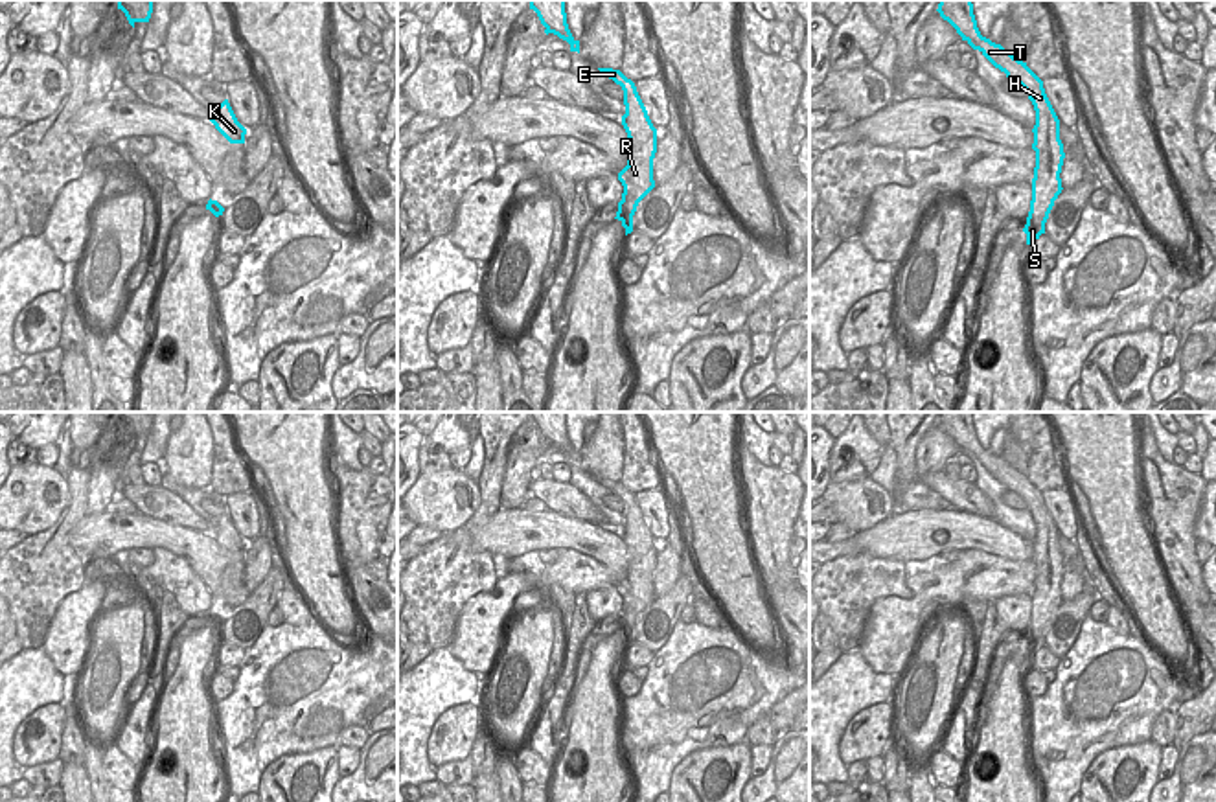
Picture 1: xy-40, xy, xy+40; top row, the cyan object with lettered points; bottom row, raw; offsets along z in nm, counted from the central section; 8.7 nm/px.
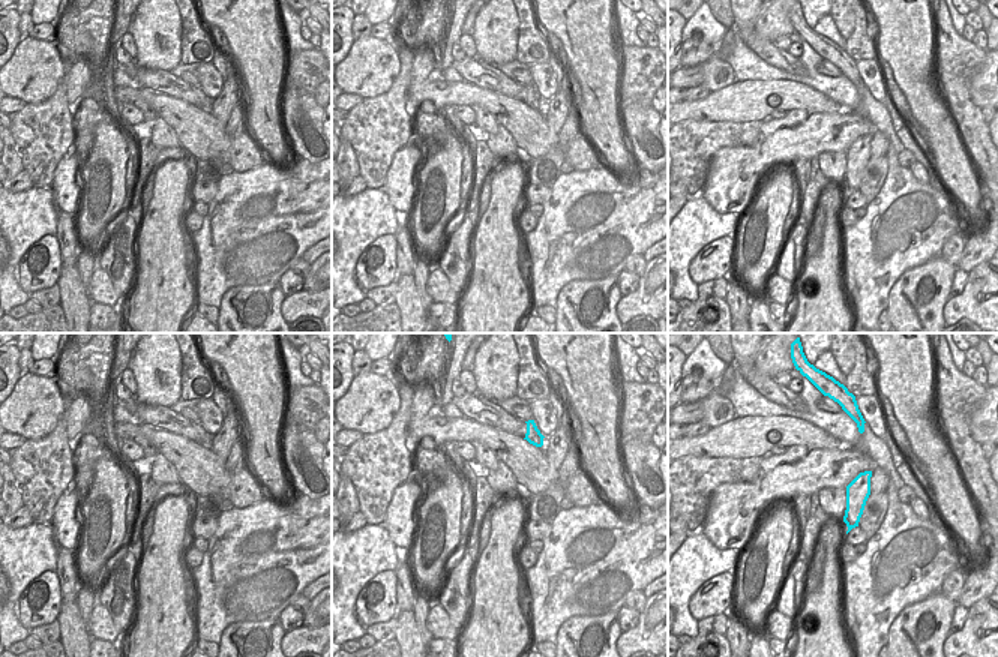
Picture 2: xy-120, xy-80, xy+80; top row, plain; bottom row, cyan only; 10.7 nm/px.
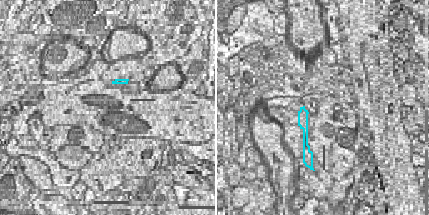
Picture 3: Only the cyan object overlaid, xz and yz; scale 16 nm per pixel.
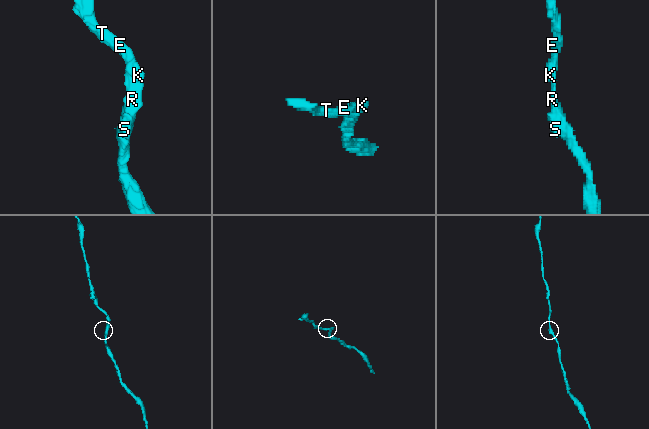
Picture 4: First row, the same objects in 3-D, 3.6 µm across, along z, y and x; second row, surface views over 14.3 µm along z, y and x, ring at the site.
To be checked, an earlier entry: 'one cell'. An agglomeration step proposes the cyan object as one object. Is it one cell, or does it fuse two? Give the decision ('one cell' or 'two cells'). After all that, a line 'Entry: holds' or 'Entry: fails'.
one cell
Entry: holds

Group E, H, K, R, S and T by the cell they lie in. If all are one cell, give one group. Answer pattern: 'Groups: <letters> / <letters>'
Groups: E H K R S T.

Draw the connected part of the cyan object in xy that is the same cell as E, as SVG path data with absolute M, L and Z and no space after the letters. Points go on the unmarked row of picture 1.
M598 480L624 502L625 526L622 537L629 550L627 578L618 585L624 598L616 629L625 640L625 647L633 644L633 627L638 614L655 600L653 570L657 565L657 541L637 504L637 498L620 482Z

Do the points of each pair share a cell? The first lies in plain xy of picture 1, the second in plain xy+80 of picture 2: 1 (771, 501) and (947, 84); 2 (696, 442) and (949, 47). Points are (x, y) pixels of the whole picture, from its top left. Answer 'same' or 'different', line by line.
1: same
2: different

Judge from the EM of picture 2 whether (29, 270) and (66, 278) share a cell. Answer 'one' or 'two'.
two

